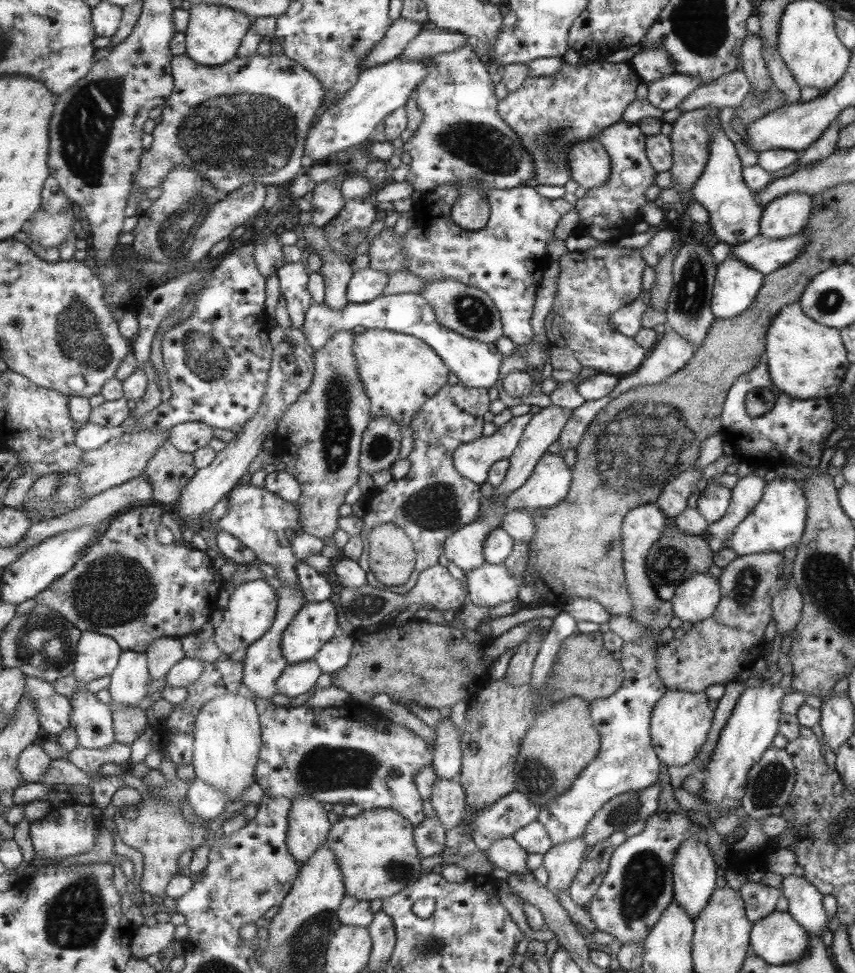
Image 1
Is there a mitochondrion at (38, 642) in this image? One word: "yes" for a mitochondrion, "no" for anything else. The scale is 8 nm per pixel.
yes

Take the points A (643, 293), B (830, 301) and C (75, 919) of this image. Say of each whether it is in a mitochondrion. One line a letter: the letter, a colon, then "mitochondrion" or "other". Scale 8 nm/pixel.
A: other
B: mitochondrion
C: mitochondrion

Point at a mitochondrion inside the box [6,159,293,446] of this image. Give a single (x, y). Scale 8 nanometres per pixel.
(78, 339)

